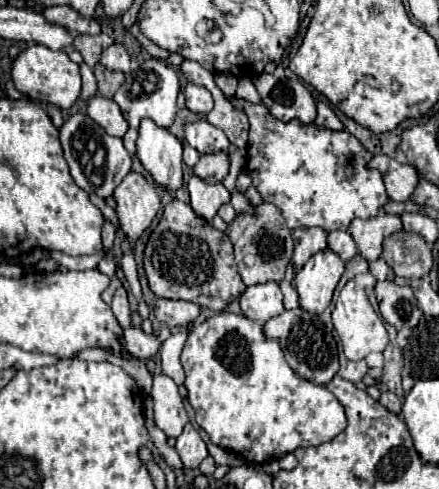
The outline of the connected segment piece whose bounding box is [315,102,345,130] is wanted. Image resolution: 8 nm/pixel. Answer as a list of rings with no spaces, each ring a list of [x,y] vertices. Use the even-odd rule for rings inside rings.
[[[319,102],[319,104],[317,104],[317,110],[319,110],[319,114],[317,114],[315,124],[317,124],[319,128],[329,128],[329,130],[343,130],[343,128],[345,128],[345,126],[341,124],[341,120],[335,116],[335,112],[333,112],[325,102]]]

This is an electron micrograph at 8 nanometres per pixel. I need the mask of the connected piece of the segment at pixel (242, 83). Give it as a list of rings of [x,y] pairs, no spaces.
[[[241,78],[241,80],[239,80],[239,88],[237,88],[237,94],[235,94],[235,96],[237,96],[237,98],[243,98],[243,100],[247,100],[247,102],[251,102],[251,104],[261,104],[261,96],[259,96],[257,88],[255,88],[253,82],[247,80],[247,78]]]

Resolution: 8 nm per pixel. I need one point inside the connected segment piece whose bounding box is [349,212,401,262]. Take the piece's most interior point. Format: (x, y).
(368, 234)

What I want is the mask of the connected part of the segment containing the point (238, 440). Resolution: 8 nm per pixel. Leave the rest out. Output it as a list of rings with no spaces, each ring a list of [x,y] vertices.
[[[221,312],[195,326],[183,346],[181,364],[189,390],[187,398],[197,414],[197,424],[209,434],[213,444],[243,454],[247,462],[263,464],[271,458],[295,452],[297,448],[323,444],[345,430],[347,420],[339,400],[325,386],[299,378],[287,364],[279,340],[269,340],[263,326],[243,314]]]

